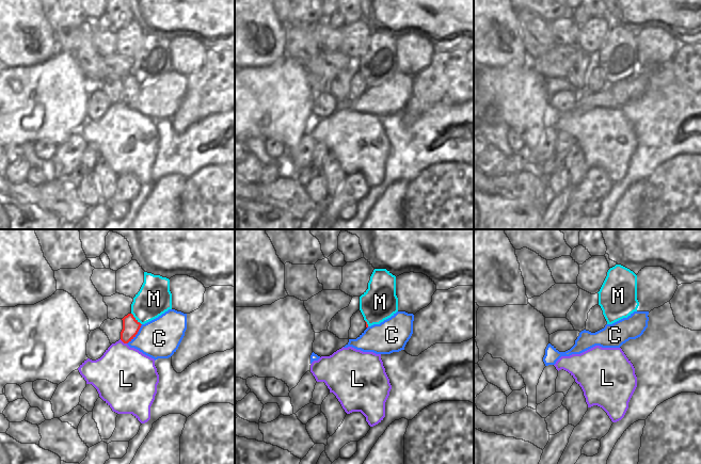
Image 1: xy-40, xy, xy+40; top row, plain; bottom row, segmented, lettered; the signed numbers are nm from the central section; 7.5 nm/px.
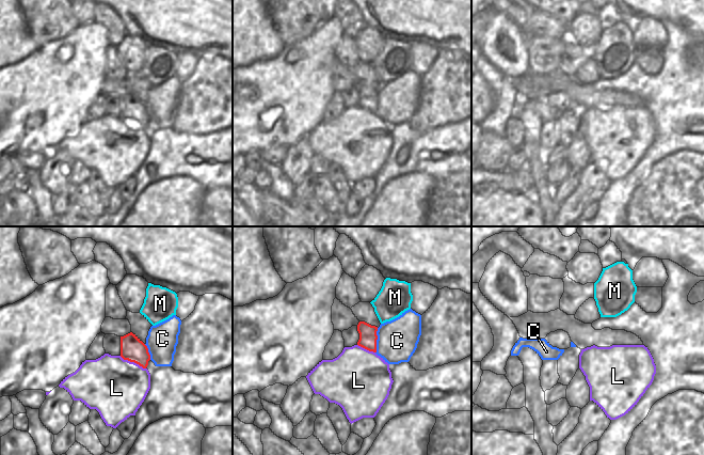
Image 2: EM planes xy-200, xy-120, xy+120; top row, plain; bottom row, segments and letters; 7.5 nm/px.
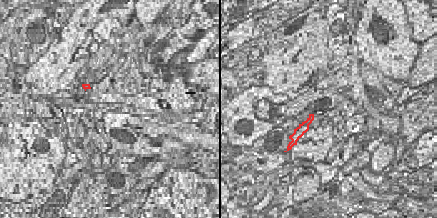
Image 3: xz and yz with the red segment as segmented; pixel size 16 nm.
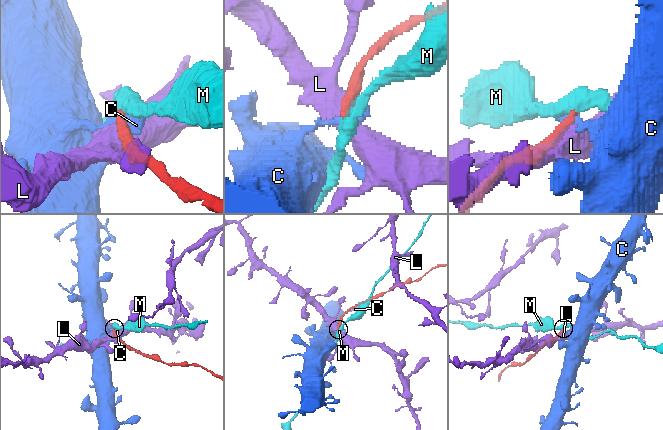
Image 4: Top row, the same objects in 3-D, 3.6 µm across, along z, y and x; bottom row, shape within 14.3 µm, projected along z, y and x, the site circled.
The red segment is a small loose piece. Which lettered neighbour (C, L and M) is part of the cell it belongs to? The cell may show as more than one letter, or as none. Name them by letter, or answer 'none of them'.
none of them.

